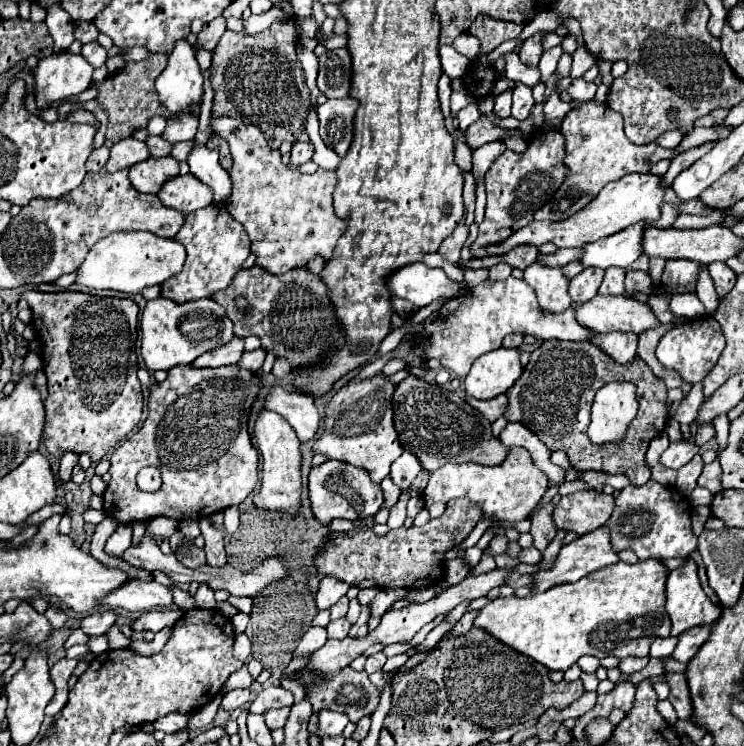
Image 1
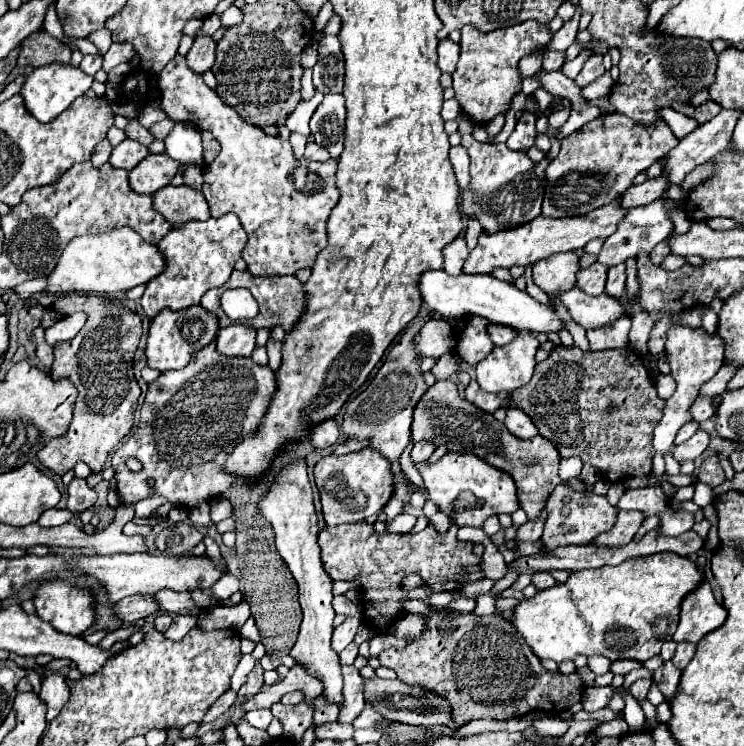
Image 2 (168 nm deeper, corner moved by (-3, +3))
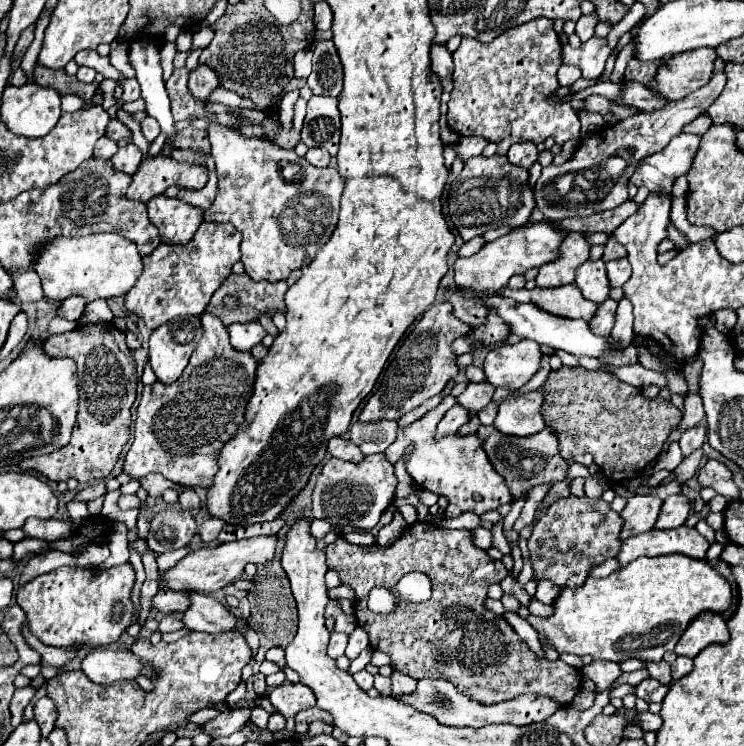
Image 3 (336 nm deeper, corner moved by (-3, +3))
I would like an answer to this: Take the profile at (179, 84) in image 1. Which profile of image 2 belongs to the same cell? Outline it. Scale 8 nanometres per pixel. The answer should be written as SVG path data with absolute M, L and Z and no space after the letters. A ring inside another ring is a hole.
M180 54L158 74L158 90L162 110L170 120L210 130L222 146L218 158L206 166L202 192L212 216L234 212L240 218L248 234L248 244L242 252L248 272L274 276L312 268L318 252L328 244L326 220L340 198L334 178L338 160L294 160L288 140L268 136L262 128L248 124L204 84L200 74L188 68L186 58Z

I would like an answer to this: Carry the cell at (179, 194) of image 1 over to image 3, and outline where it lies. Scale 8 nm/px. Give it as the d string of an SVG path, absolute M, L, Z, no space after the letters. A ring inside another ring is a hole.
M156 196L148 202L148 218L158 228L164 244L188 244L204 220L200 208L190 208L178 198Z

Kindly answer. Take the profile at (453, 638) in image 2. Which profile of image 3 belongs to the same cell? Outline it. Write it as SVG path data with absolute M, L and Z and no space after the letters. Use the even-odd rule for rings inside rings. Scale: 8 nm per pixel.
M414 522L402 532L402 536L392 546L386 548L382 546L360 548L348 544L344 538L338 538L326 550L326 563L338 572L342 584L350 584L350 588L356 592L356 620L368 632L372 649L388 654L402 674L408 674L412 678L442 676L444 680L450 680L458 690L462 690L462 694L470 696L480 704L496 704L512 700L526 692L534 692L544 696L556 696L556 702L560 702L562 706L570 706L572 698L578 694L582 686L582 676L576 668L564 664L562 660L550 662L546 658L538 658L508 622L498 622L500 618L486 610L484 602L488 598L488 586L500 584L508 576L508 572L502 562L492 560L484 550L472 544L470 530L440 530L430 522ZM414 570L424 572L430 578L432 582L430 600L420 604L406 602L406 610L396 610L394 614L388 616L374 614L368 610L366 600L368 592L374 586L386 584L386 588L394 592L398 580Z

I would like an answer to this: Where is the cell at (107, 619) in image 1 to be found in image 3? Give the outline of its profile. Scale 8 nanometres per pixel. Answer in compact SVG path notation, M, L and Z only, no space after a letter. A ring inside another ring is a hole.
M164 590L158 592L152 600L154 608L160 612L186 612L190 602L190 592L176 592L176 590Z

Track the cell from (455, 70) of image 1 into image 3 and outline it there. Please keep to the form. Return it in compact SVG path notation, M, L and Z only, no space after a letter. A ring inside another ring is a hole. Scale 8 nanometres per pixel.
M434 44L430 48L430 68L438 78L446 78L452 74L452 52L446 46Z

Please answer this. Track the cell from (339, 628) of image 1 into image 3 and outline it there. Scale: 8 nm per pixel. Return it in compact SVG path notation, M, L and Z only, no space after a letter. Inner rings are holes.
M332 632L332 636L330 636L330 644L328 644L328 656L330 656L330 658L338 658L338 656L342 656L344 650L346 650L346 644L348 644L348 636L346 636L346 634Z

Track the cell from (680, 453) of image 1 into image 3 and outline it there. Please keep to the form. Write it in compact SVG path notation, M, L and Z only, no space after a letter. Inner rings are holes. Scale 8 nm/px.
M698 424L698 426L690 428L690 430L686 430L686 432L682 434L682 438L678 440L678 444L680 444L680 448L682 448L682 454L688 456L688 454L692 454L696 448L700 448L700 446L704 444L704 440L706 440L706 428L704 428L702 424Z

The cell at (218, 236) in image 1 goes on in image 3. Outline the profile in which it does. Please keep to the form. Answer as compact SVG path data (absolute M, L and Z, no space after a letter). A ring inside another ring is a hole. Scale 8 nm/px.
M202 222L196 236L186 246L160 244L142 260L142 274L124 296L124 308L144 320L148 328L158 328L174 316L200 316L212 294L230 276L232 266L240 260L242 236L230 224Z

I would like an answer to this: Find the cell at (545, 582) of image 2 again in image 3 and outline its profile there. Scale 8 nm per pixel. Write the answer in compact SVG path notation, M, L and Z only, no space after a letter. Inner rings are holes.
M542 580L538 582L538 590L536 590L536 600L540 600L542 604L554 604L554 600L560 596L562 588L556 588L556 584L552 584L550 580Z

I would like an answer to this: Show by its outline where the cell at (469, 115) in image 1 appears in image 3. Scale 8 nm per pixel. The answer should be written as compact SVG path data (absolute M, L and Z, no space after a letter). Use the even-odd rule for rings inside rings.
M474 156L464 164L460 176L452 178L448 190L450 220L454 222L462 240L466 242L492 228L524 226L534 206L534 192L528 186L528 172L524 168L516 168L514 164L510 164L506 156Z

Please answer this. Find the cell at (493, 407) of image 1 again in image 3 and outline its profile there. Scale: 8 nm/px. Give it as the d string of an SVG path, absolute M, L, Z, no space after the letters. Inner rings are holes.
M470 382L468 388L466 388L456 400L458 400L458 404L462 404L464 408L468 408L470 412L478 414L484 406L490 404L492 394L494 394L494 386L492 386L492 384L488 384L488 382L482 382L482 384Z

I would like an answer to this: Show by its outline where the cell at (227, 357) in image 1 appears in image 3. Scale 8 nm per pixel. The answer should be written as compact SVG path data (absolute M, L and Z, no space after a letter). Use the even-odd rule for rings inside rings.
M246 322L246 324L230 324L228 326L228 332L230 332L230 344L236 348L236 350L242 350L242 352L248 352L252 350L252 346L260 344L262 338L268 334L260 322Z

